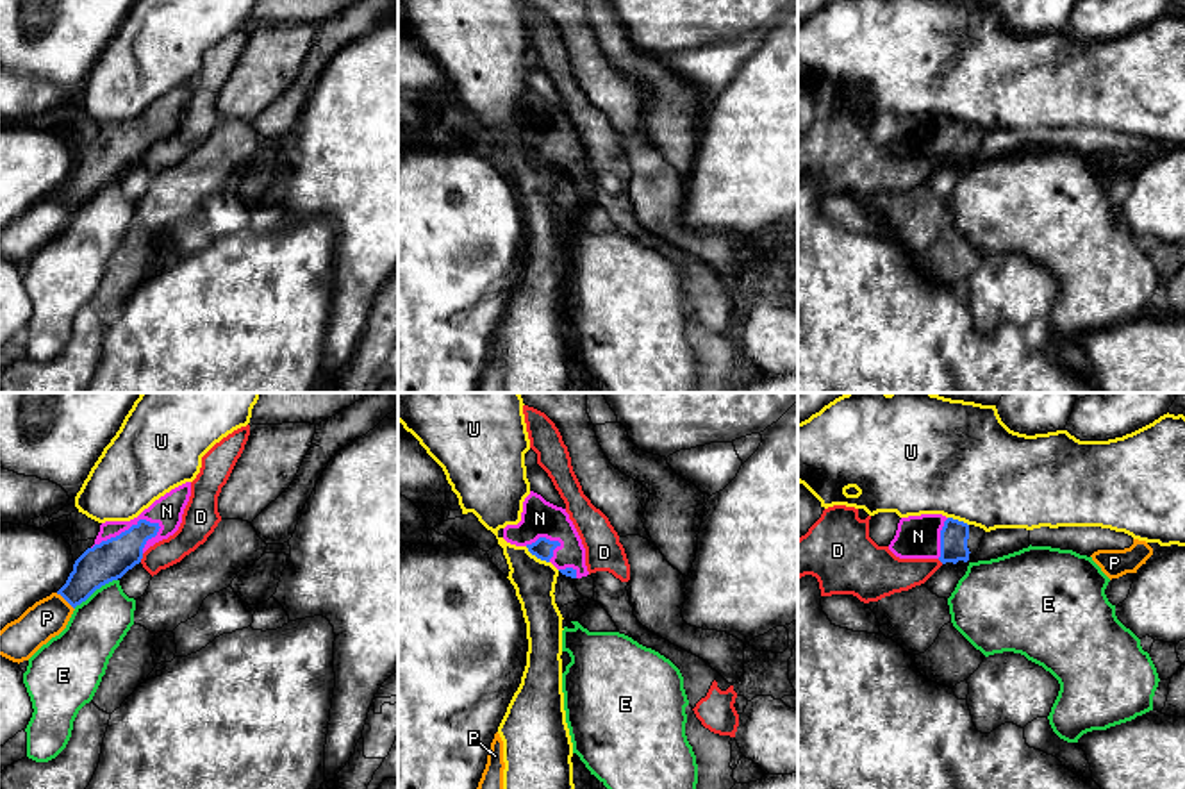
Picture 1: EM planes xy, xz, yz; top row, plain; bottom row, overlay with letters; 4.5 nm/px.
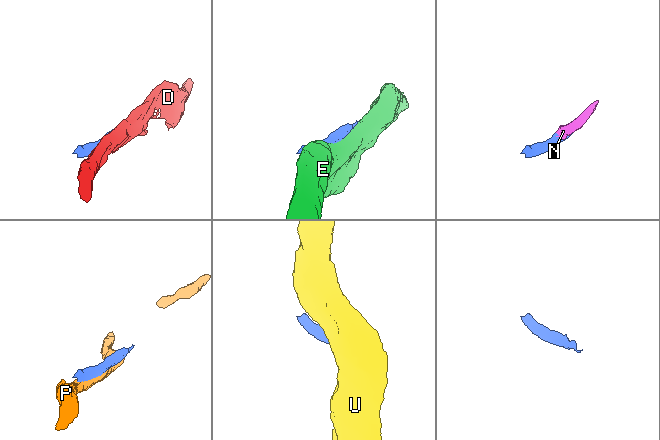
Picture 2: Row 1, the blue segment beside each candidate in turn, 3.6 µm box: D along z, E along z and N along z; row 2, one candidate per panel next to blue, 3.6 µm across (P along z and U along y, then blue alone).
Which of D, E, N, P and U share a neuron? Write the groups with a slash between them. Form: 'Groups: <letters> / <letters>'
Groups: D / E / N / P / U

